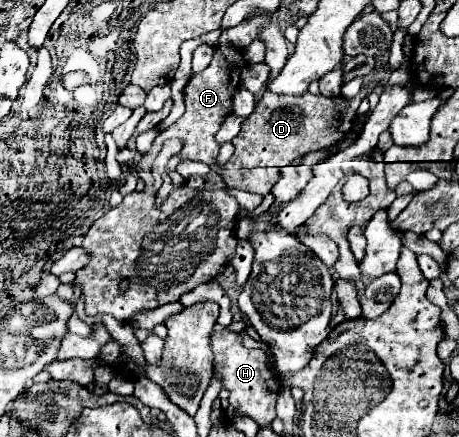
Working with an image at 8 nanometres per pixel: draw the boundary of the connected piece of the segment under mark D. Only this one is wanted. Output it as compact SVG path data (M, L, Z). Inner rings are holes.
M383 65L353 99L345 99L345 97L329 99L323 95L315 97L311 93L305 93L303 97L293 97L293 95L275 95L265 91L255 111L241 123L239 135L233 139L235 153L226 165L215 167L215 171L221 175L227 187L243 189L257 195L267 195L271 191L271 185L277 181L277 177L280 177L280 168L283 165L289 165L291 161L307 153L327 149L339 143L351 131L359 103L367 99L377 85L385 87L389 77L391 77L391 69Z

